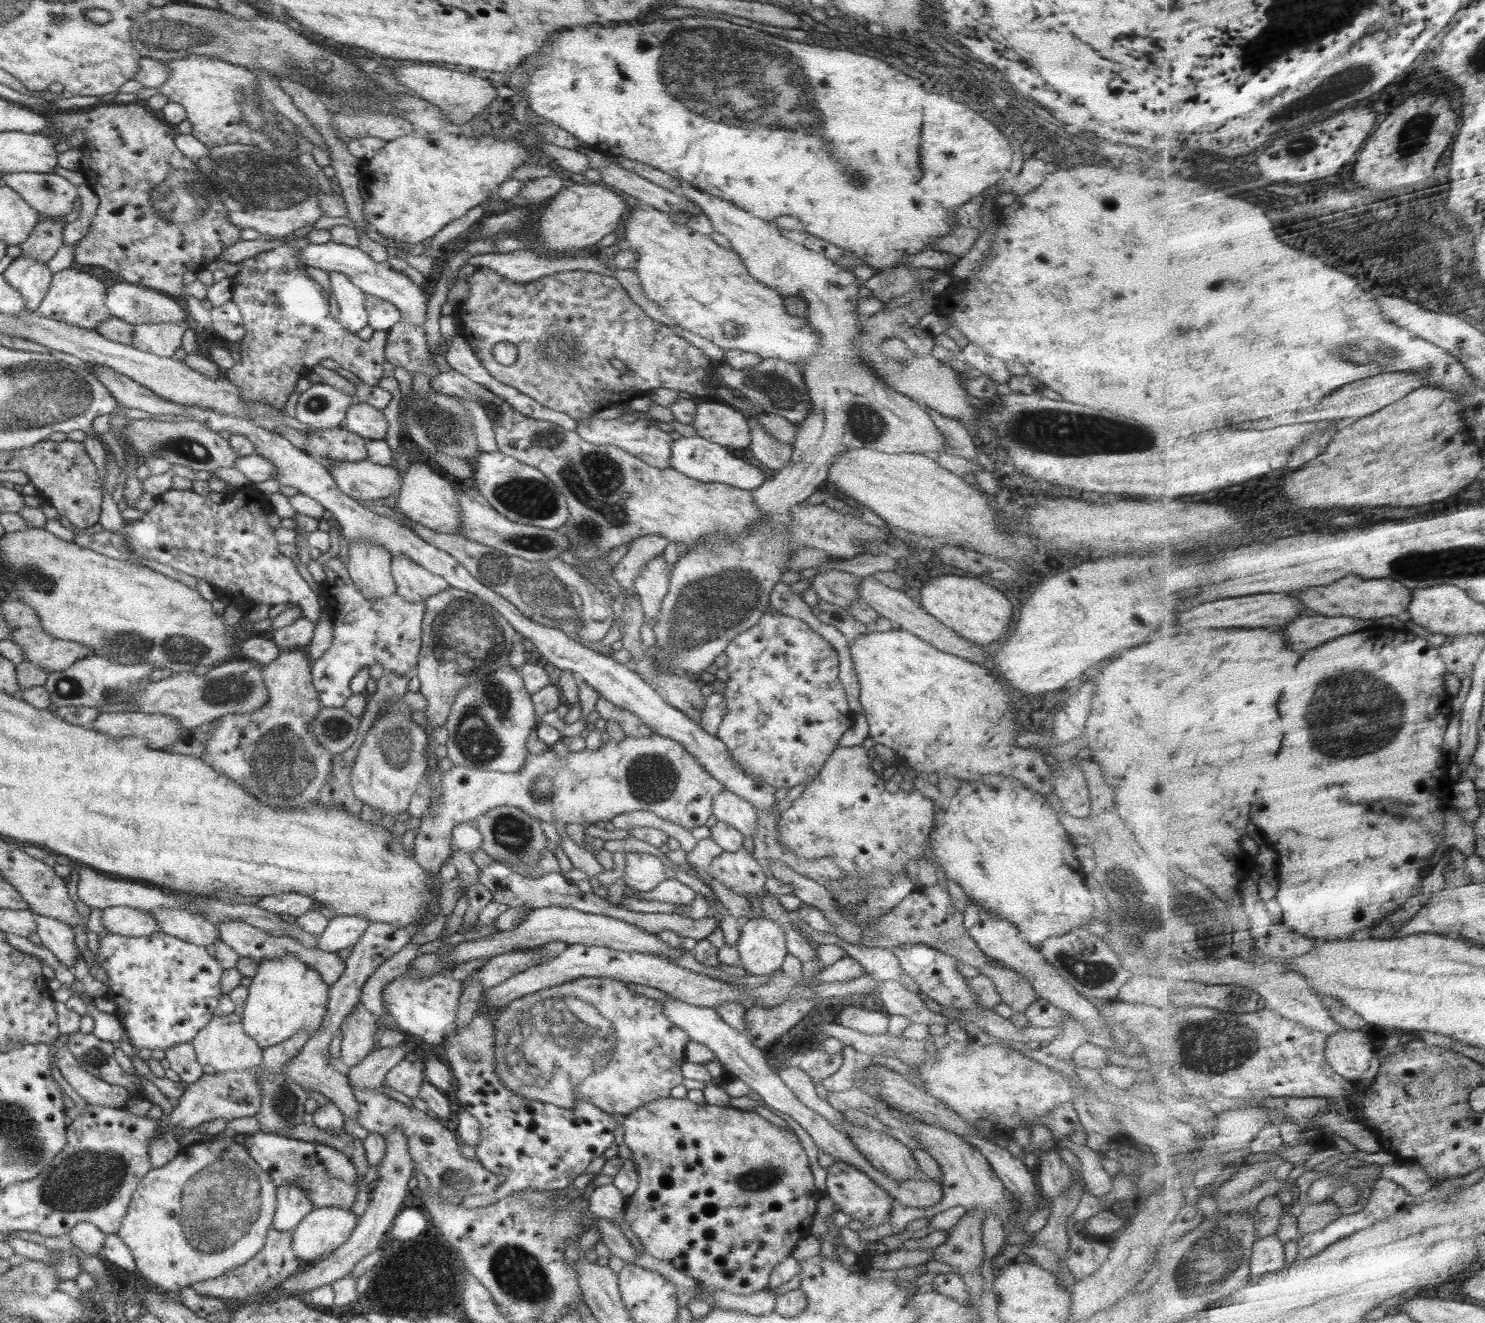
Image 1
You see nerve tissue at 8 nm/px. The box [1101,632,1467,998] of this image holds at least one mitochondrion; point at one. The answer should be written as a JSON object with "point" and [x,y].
{"point":[1349,708]}

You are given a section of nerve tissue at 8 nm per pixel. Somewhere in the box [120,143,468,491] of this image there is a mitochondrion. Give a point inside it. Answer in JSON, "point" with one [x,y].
{"point":[259,182]}

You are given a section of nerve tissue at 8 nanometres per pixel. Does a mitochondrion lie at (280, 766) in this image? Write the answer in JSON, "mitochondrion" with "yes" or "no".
{"mitochondrion":"yes"}

